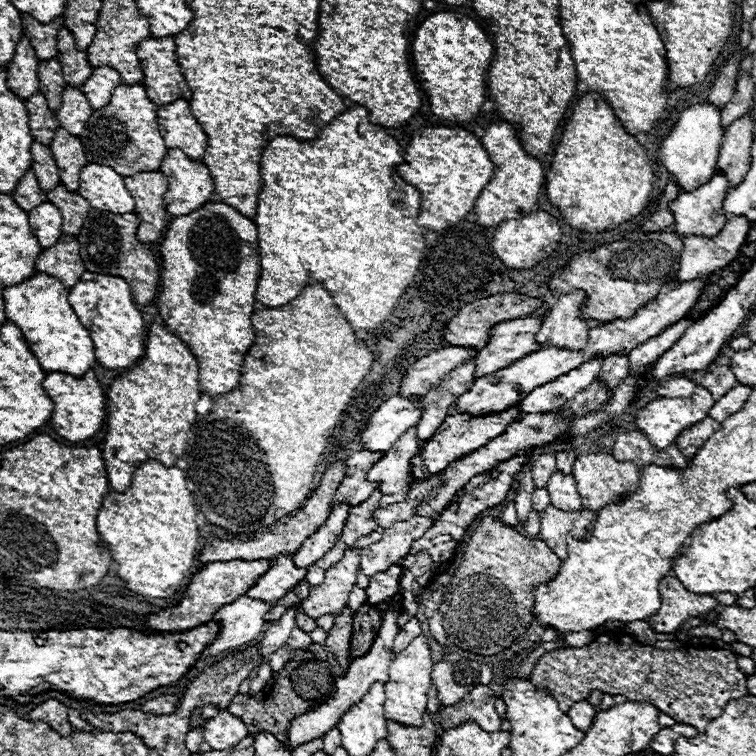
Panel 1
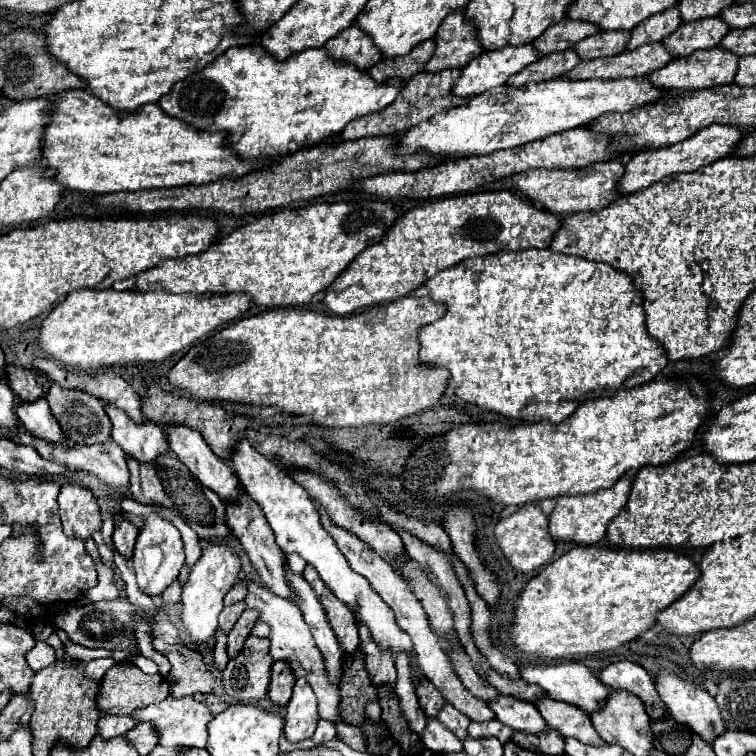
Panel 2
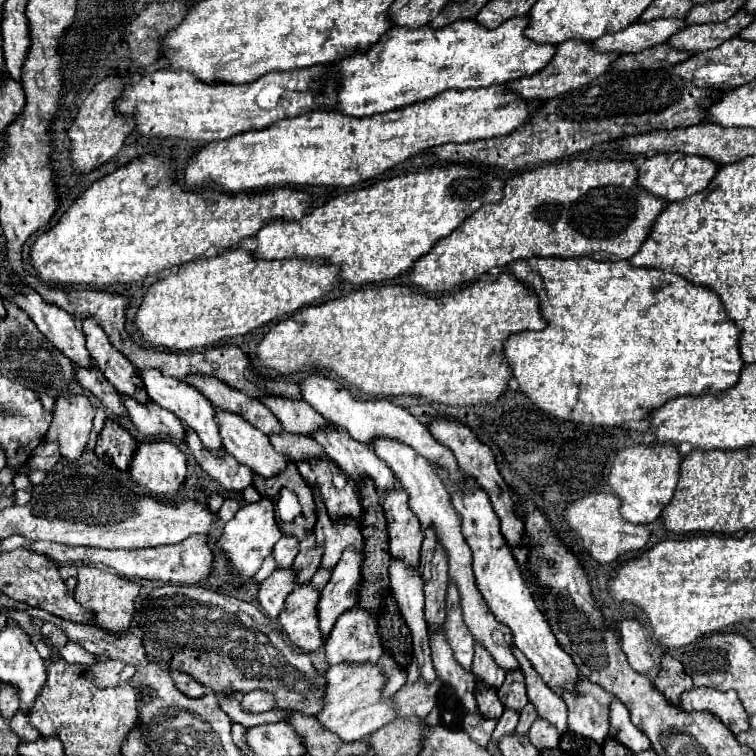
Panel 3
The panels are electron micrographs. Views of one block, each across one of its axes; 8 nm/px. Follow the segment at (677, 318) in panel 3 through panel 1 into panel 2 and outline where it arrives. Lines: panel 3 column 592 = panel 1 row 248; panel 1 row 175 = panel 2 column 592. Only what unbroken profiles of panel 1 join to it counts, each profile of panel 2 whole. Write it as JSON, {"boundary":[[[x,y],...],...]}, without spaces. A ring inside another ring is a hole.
{"boundary":[[[530,248],[530,250],[520,250],[520,252],[502,250],[502,252],[480,256],[480,258],[468,258],[468,260],[462,260],[460,264],[456,264],[452,268],[440,270],[432,278],[428,278],[424,282],[424,286],[428,288],[432,300],[446,304],[446,312],[444,312],[444,316],[440,320],[436,320],[432,324],[426,324],[426,326],[420,326],[420,332],[418,332],[420,362],[426,364],[426,366],[442,366],[442,368],[446,368],[450,372],[448,386],[464,402],[470,402],[470,404],[476,404],[480,408],[498,412],[498,414],[502,414],[502,416],[509,419],[521,422],[548,420],[552,424],[560,424],[564,418],[574,414],[576,408],[586,400],[600,398],[600,396],[612,396],[618,388],[628,390],[628,388],[634,388],[636,384],[642,386],[642,384],[650,382],[668,362],[660,342],[652,340],[648,330],[646,330],[642,298],[640,298],[640,292],[634,290],[632,278],[626,276],[624,272],[614,270],[608,264],[590,262],[586,258],[580,258],[580,256],[556,254],[556,252],[548,250],[548,248],[544,248],[544,250]]]}

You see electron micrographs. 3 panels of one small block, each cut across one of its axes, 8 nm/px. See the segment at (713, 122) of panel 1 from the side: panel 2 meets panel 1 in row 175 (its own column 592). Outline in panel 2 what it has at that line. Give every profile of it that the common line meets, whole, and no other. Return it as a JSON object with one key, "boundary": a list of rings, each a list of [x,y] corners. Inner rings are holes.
{"boundary":[[[562,662],[556,666],[524,666],[524,668],[520,668],[520,674],[522,674],[522,680],[526,680],[528,684],[540,686],[550,698],[578,706],[580,710],[584,710],[588,714],[602,710],[602,706],[608,702],[608,698],[612,694],[612,688],[604,686],[600,682],[600,678],[588,666],[584,666],[580,662]]]}

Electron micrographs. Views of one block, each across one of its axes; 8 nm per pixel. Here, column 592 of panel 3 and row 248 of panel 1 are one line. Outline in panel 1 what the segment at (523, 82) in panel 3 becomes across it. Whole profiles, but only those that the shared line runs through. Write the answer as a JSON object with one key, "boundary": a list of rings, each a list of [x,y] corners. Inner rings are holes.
{"boundary":[[[62,234],[62,240],[58,240],[54,248],[46,248],[38,254],[36,272],[44,272],[62,280],[66,288],[78,284],[80,276],[84,274],[84,264],[78,254],[78,242]]]}

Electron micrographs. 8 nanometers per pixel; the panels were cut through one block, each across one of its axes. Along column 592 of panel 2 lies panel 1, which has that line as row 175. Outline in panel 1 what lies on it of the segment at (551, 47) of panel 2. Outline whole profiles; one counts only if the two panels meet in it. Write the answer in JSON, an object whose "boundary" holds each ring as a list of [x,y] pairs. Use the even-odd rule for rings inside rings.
{"boundary":[[[28,170],[24,174],[22,182],[12,192],[12,198],[24,212],[30,212],[32,208],[36,208],[38,204],[42,204],[46,200],[46,192],[42,192],[42,188],[38,186],[38,180],[36,180],[34,172]]]}

